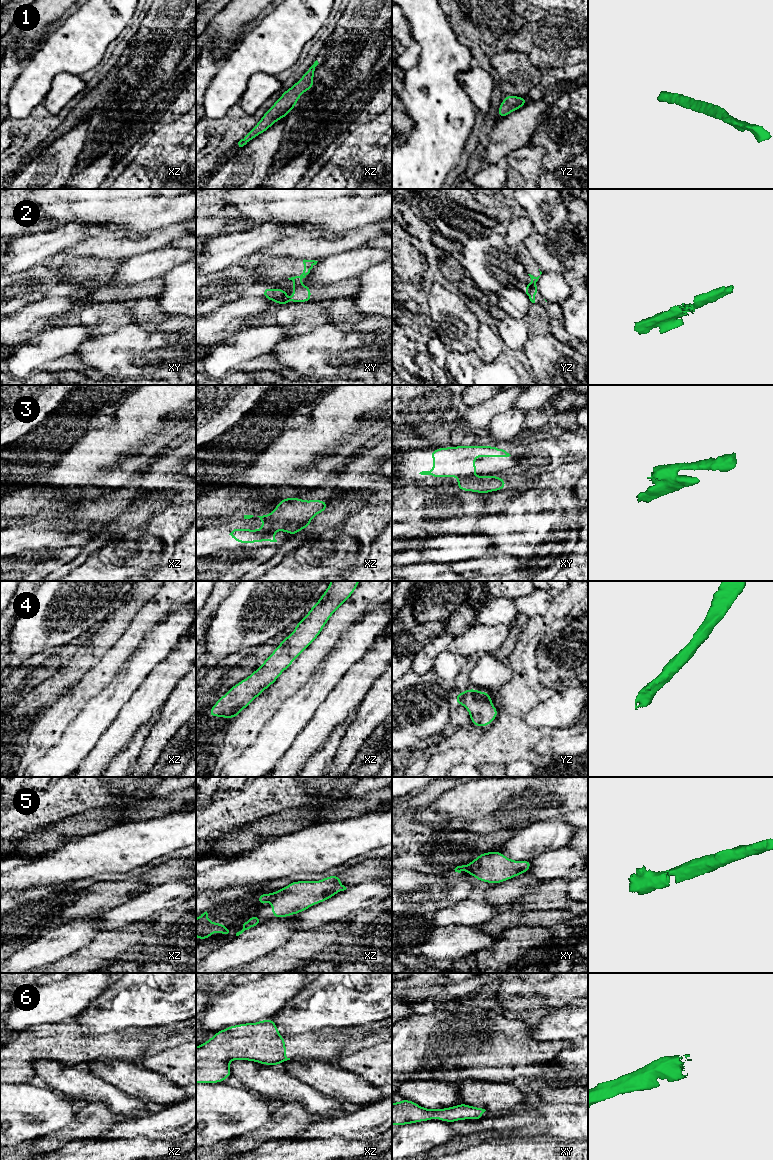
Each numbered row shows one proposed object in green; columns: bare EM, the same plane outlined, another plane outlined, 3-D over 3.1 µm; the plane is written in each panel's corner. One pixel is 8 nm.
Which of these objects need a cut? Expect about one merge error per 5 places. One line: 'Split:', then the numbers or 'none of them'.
Split: 2, 3

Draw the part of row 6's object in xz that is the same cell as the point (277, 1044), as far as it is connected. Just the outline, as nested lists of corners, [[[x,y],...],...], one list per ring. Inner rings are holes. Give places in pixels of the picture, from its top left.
[[[269,1018],[256,1023],[230,1026],[216,1032],[211,1039],[196,1047],[196,1083],[223,1082],[232,1075],[228,1064],[236,1059],[276,1066],[290,1060],[286,1056],[284,1038],[278,1033],[276,1023]]]

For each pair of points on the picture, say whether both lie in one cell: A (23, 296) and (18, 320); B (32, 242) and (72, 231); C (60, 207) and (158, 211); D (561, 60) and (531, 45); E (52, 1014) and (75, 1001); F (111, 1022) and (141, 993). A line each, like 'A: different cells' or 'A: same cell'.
A: different cells
B: same cell
C: same cell
D: same cell
E: same cell
F: same cell

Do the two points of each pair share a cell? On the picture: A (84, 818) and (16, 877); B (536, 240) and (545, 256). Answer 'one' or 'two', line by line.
A: two
B: one

